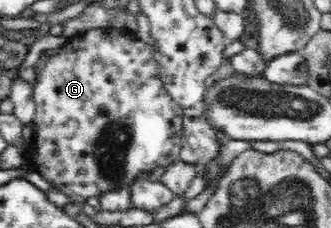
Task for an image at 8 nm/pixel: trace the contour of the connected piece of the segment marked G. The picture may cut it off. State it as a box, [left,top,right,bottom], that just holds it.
[31,26,183,202]

